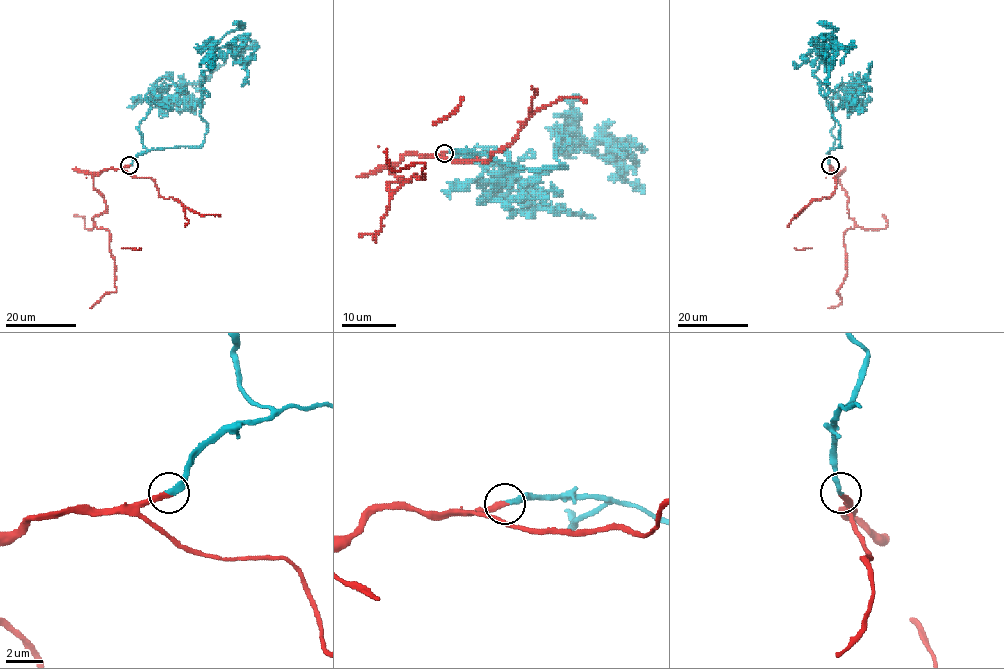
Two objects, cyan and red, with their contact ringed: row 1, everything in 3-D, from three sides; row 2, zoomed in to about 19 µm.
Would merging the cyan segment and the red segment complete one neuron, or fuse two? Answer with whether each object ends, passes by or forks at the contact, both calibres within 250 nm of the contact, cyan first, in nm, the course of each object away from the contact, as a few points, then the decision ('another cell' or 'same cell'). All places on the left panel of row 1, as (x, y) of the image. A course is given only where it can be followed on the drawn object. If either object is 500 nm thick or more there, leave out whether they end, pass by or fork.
cyan ends; red ends; calibres 300 and 300 nm; course cyan (129, 166), (152, 149), (199, 146), (203, 72), (256, 41); course red (129, 166), (93, 176), (106, 210), (93, 218), (110, 234), (116, 291), (91, 308); same cell

